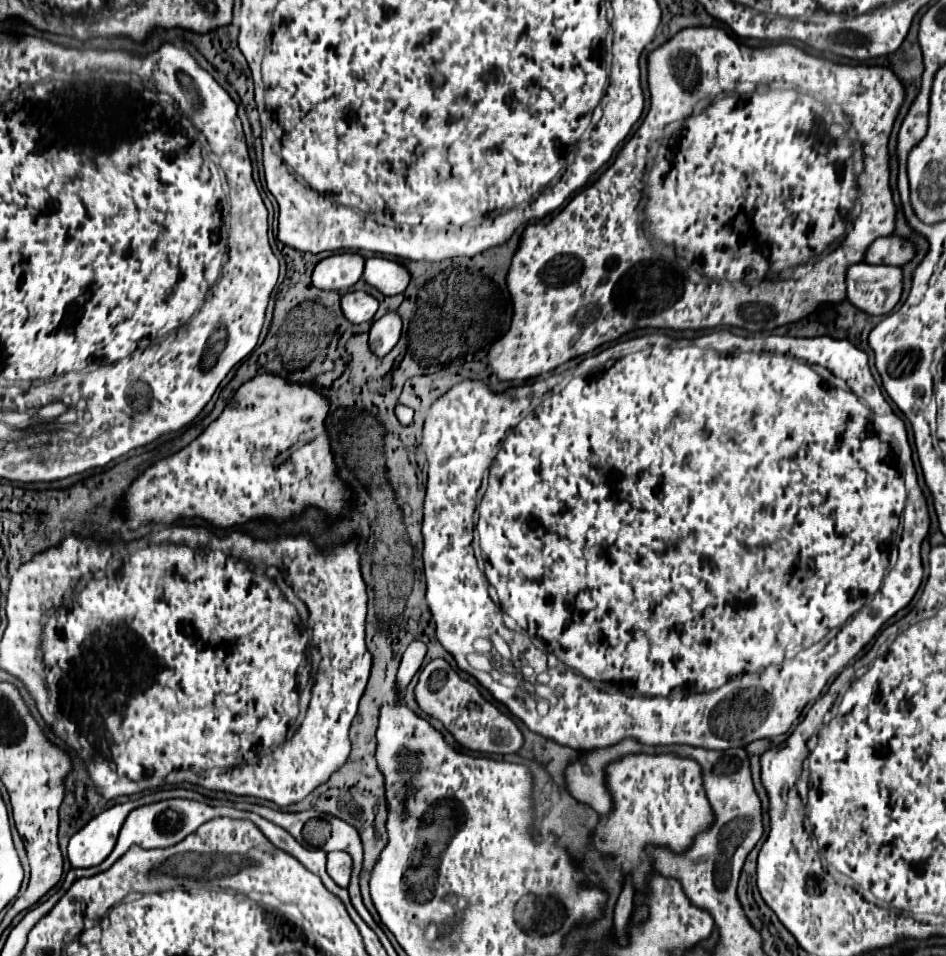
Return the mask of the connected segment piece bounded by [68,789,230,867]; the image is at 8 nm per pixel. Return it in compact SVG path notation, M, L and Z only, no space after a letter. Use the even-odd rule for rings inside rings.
M170 789L170 791L158 791L154 795L146 795L142 799L136 799L136 801L128 801L128 803L120 803L120 805L114 805L106 811L102 811L100 815L96 815L94 819L90 819L82 829L80 833L72 835L70 843L68 843L68 859L70 859L70 865L72 867L94 867L94 865L100 865L114 849L116 845L116 839L118 839L118 833L120 833L120 827L124 823L124 819L128 817L128 813L140 805L146 805L146 803L152 803L152 801L160 801L160 799L174 799L174 797L184 797L184 799L192 799L192 801L202 801L202 803L208 803L208 805L228 805L229 801L214 801L214 799L208 799L204 795L200 795L198 791L188 791L188 789Z

